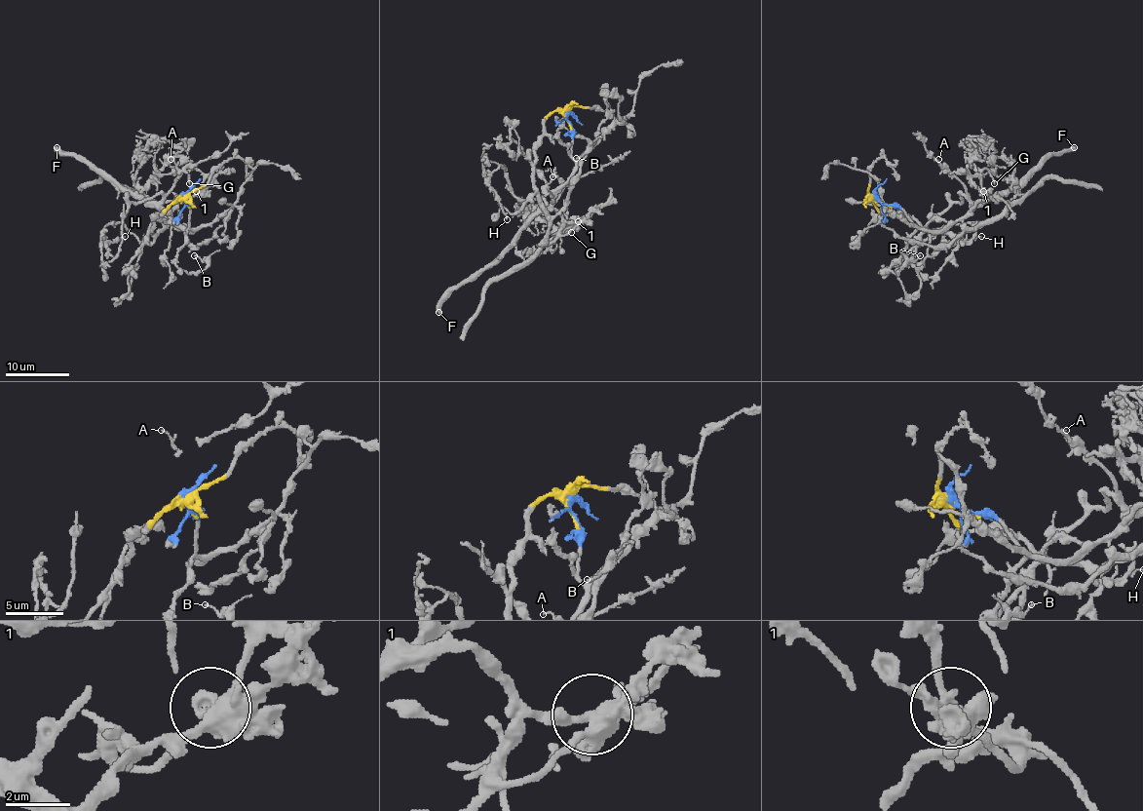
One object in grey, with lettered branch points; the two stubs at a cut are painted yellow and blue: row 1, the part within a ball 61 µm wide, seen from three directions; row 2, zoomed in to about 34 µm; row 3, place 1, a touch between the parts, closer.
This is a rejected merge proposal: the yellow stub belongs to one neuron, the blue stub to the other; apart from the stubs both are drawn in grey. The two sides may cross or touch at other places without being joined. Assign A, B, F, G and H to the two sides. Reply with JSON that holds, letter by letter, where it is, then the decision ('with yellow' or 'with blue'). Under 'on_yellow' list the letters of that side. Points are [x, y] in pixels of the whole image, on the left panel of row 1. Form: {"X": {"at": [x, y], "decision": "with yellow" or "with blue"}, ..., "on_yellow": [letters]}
{"A": {"at": [171, 159], "decision": "with blue"}, "B": {"at": [194, 255], "decision": "with blue"}, "F": {"at": [57, 147], "decision": "with blue"}, "G": {"at": [189, 183], "decision": "with blue"}, "H": {"at": [125, 236], "decision": "with blue"}, "on_yellow": []}

